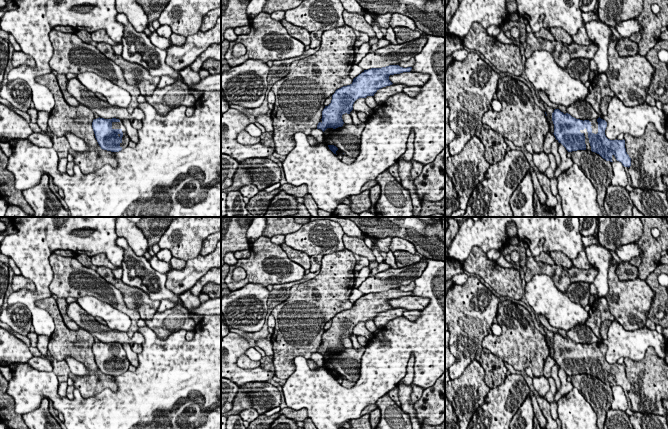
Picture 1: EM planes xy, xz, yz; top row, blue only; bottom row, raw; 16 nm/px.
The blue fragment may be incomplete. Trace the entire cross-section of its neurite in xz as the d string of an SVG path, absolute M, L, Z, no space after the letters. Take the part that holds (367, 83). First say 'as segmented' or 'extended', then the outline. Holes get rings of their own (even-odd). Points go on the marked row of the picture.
as segmented; M389 65L364 70L353 79L350 85L343 86L335 91L331 103L325 106L322 111L322 121L318 123L317 129L324 132L327 128L342 127L344 124L342 115L350 114L357 99L374 96L379 89L393 84L389 80L390 75L410 72L411 69L412 67L403 68L399 65Z

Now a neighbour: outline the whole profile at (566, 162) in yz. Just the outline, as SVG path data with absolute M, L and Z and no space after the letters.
M561 143L558 144L558 153L560 155L561 162L554 171L554 179L557 179L562 172L566 171L574 164L572 159L568 157L568 151Z

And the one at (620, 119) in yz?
M614 96L608 104L607 114L600 118L607 122L605 135L610 140L616 140L621 133L630 134L635 138L639 138L644 135L649 123L652 123L660 134L666 135L664 112L658 107L649 104L627 107L621 100Z

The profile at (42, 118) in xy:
M39 111L38 115L37 115L37 124L41 128L41 130L46 133L46 136L50 137L51 140L52 140L52 137L47 132L49 117L50 117L50 113L49 112Z

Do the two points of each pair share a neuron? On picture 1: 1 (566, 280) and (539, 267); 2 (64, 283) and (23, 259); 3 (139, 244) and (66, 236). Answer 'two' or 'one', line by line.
1: one
2: two
3: two

